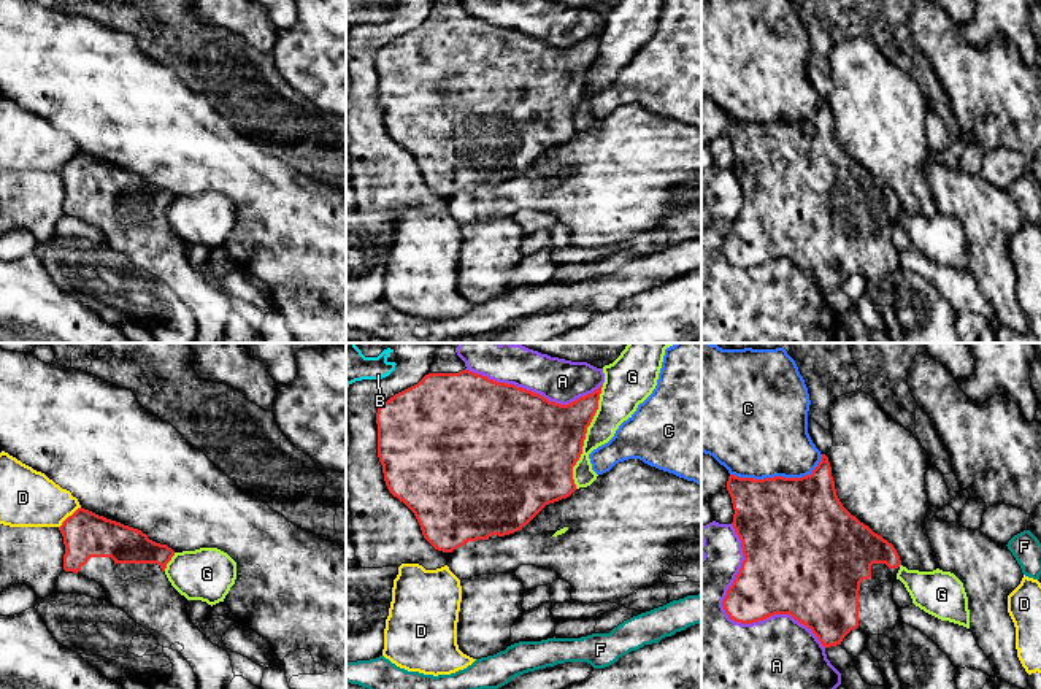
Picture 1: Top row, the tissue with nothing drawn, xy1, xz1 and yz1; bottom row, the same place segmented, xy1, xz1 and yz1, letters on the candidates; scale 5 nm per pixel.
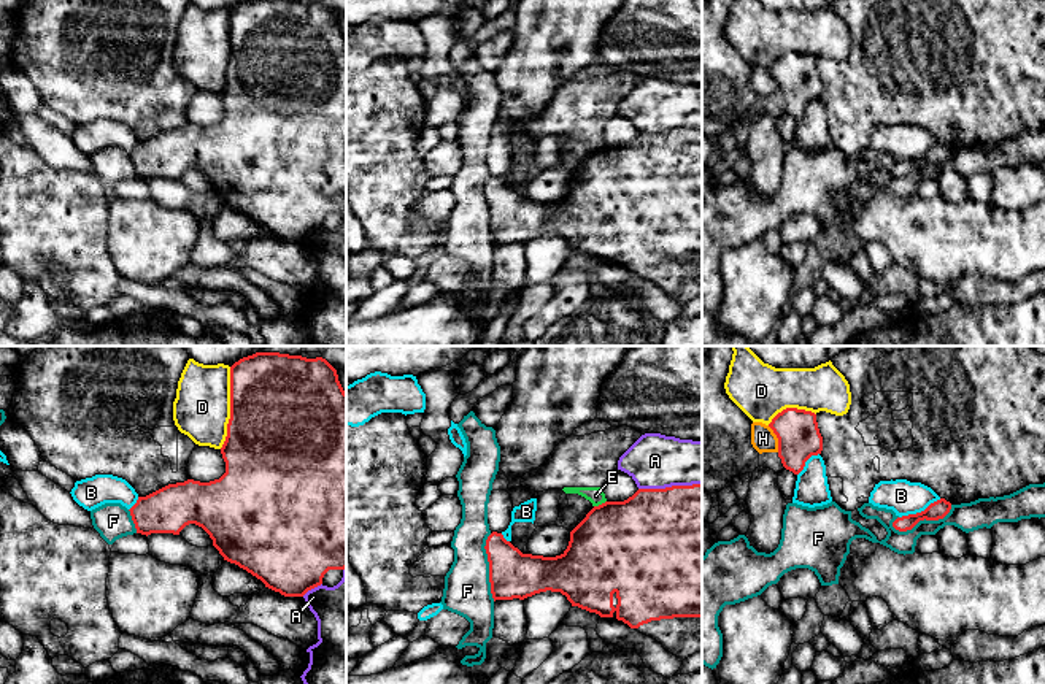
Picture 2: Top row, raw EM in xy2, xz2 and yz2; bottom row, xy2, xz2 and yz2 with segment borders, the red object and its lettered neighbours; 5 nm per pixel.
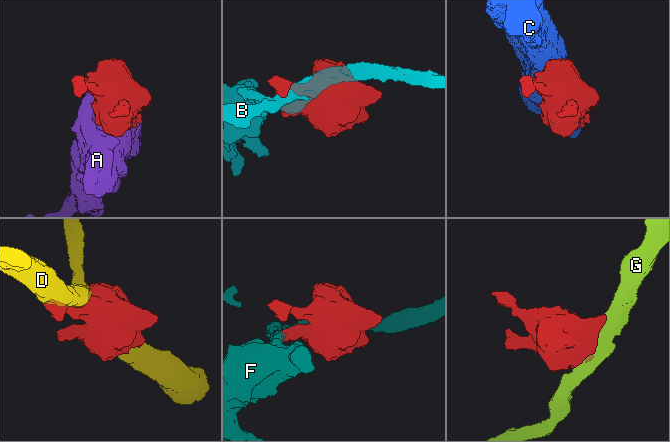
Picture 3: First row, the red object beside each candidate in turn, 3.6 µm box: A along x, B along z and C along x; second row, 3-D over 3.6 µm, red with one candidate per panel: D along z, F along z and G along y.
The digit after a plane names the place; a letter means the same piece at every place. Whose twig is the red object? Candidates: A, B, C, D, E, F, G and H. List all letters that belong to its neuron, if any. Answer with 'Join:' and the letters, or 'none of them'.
Join: none of them

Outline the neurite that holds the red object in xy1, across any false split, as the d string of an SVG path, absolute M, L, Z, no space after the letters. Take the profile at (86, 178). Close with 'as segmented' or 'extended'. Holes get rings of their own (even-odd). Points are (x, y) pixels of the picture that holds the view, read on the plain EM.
M78 152L59 171L63 189L63 214L95 224L106 237L106 244L127 257L136 268L149 275L163 292L175 287L184 291L182 302L197 319L197 343L225 343L225 335L235 322L232 305L224 292L213 289L189 264L186 248L165 219L175 195L156 187L138 173Z; extended

